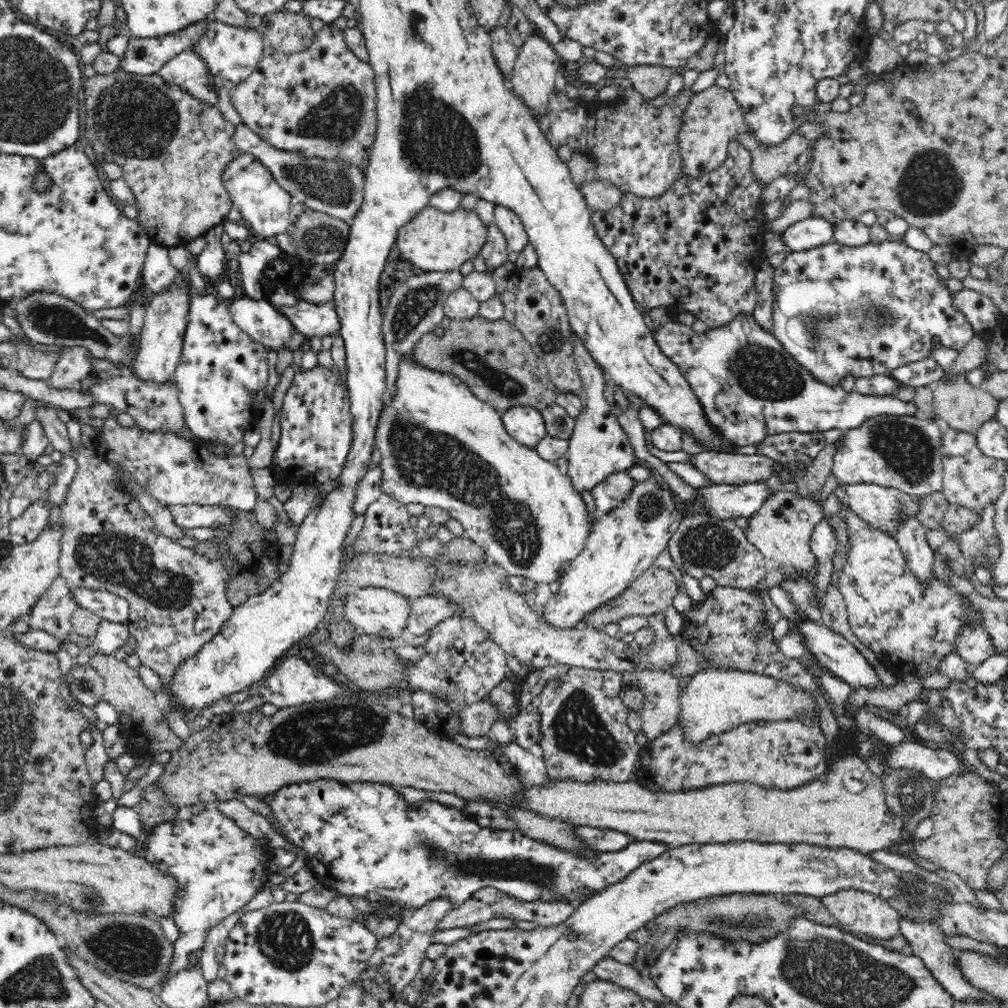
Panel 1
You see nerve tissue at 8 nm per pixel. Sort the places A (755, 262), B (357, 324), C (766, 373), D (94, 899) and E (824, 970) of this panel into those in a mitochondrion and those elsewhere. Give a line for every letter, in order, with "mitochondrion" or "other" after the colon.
A: other
B: other
C: mitochondrion
D: mitochondrion
E: mitochondrion

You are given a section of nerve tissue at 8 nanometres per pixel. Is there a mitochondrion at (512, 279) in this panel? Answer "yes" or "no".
no

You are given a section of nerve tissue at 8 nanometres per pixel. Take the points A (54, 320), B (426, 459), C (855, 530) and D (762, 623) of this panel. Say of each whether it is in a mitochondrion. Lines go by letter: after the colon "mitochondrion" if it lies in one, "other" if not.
A: mitochondrion
B: mitochondrion
C: other
D: other

